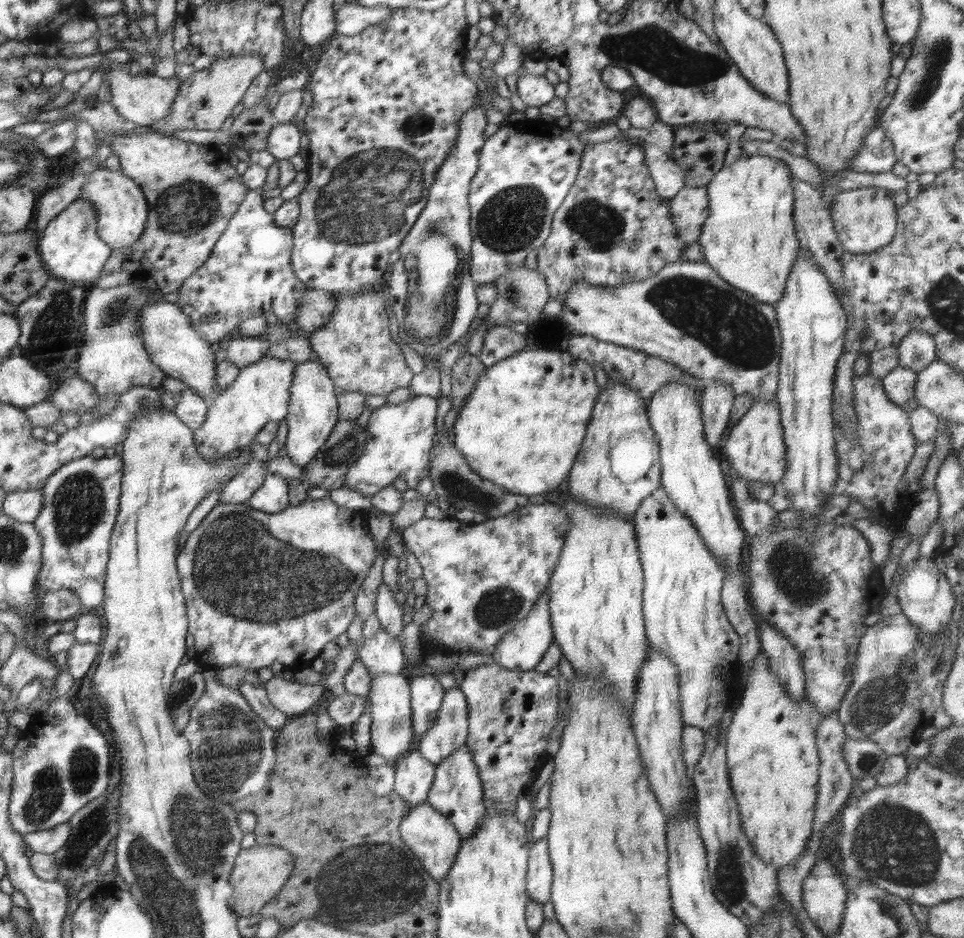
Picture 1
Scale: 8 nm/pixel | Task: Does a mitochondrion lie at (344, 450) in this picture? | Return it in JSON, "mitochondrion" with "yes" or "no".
{"mitochondrion":"yes"}

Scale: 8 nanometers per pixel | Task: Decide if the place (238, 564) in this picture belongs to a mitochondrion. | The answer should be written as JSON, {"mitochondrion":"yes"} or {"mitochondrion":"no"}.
{"mitochondrion":"yes"}

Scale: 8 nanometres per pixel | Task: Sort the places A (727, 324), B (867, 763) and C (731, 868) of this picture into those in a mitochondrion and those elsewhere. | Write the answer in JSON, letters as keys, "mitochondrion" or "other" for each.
{"A":"mitochondrion","B":"mitochondrion","C":"mitochondrion"}

